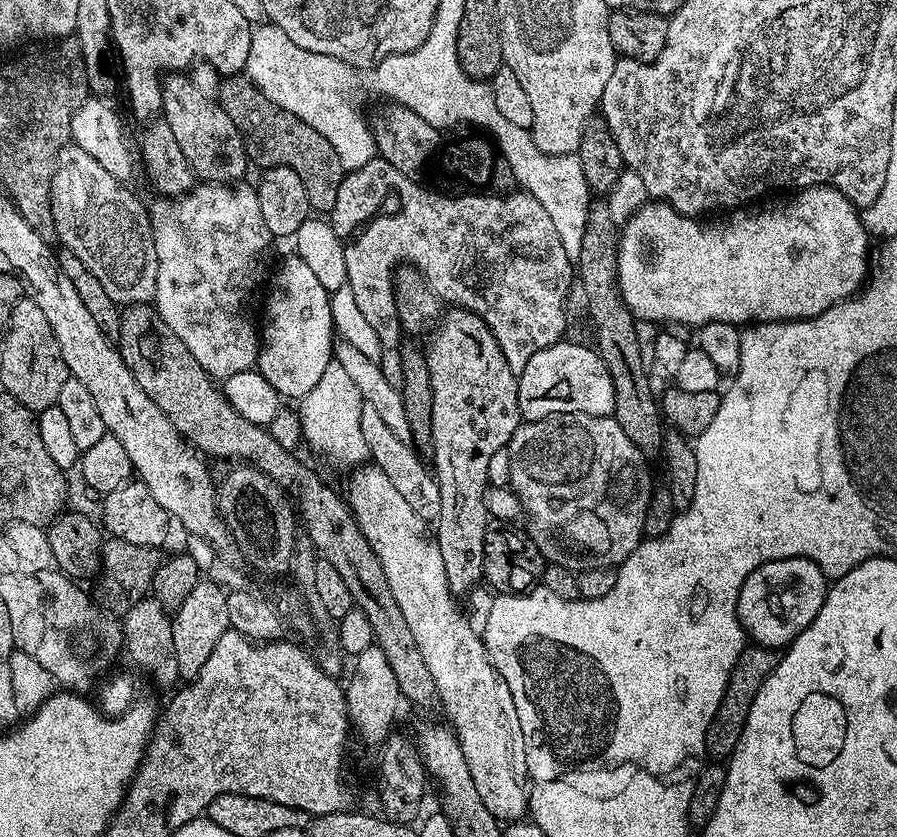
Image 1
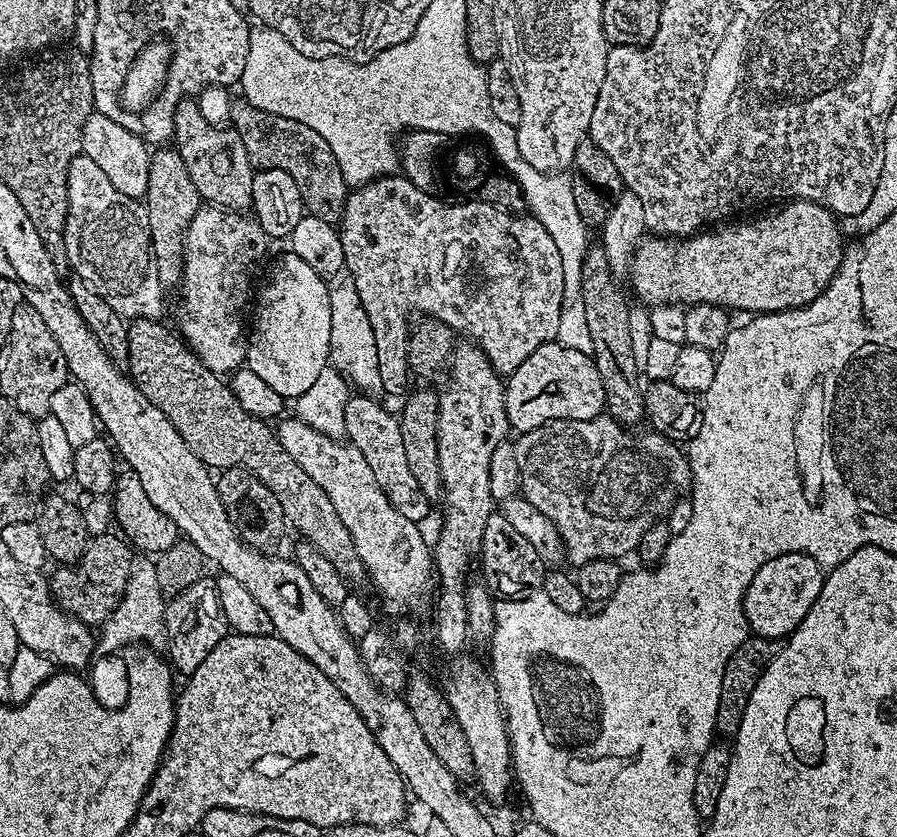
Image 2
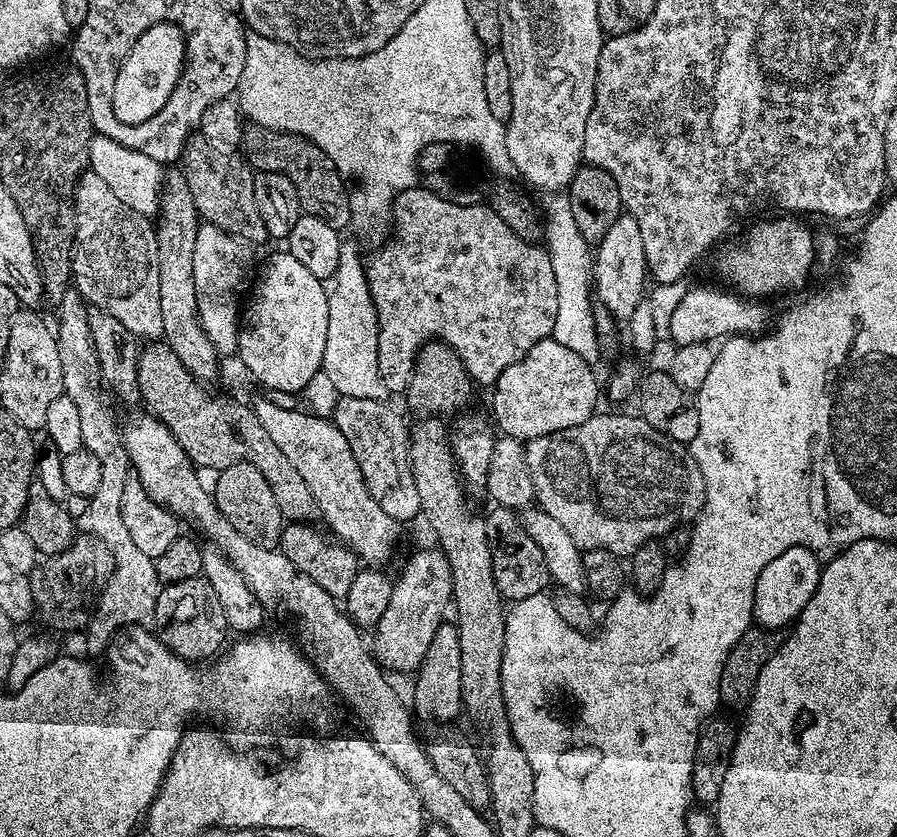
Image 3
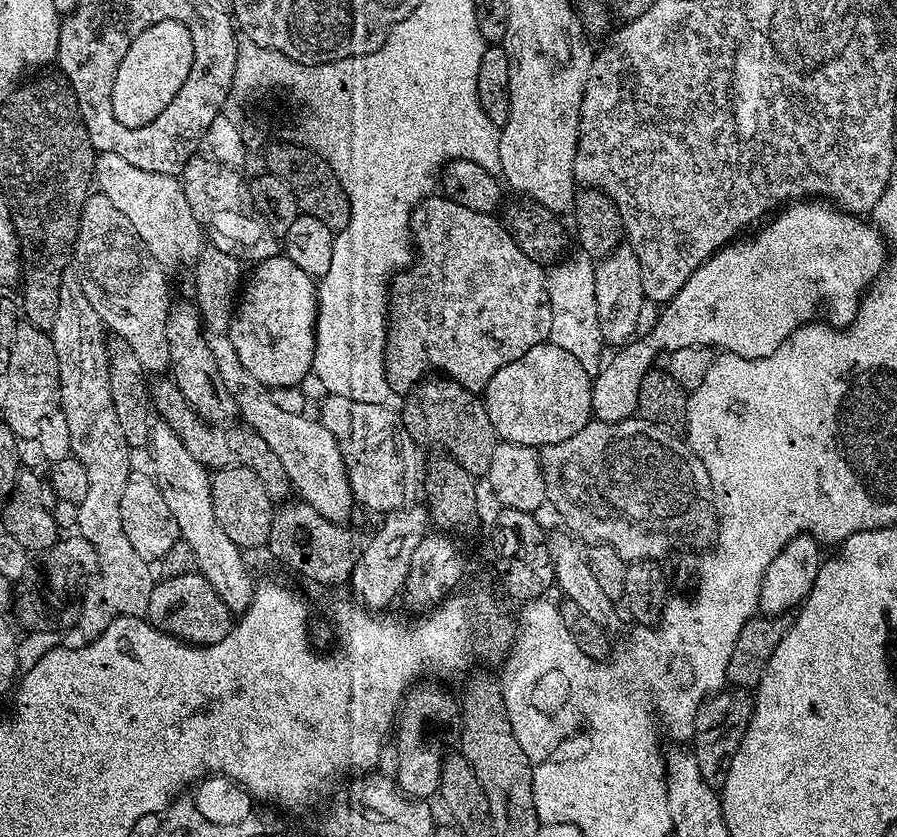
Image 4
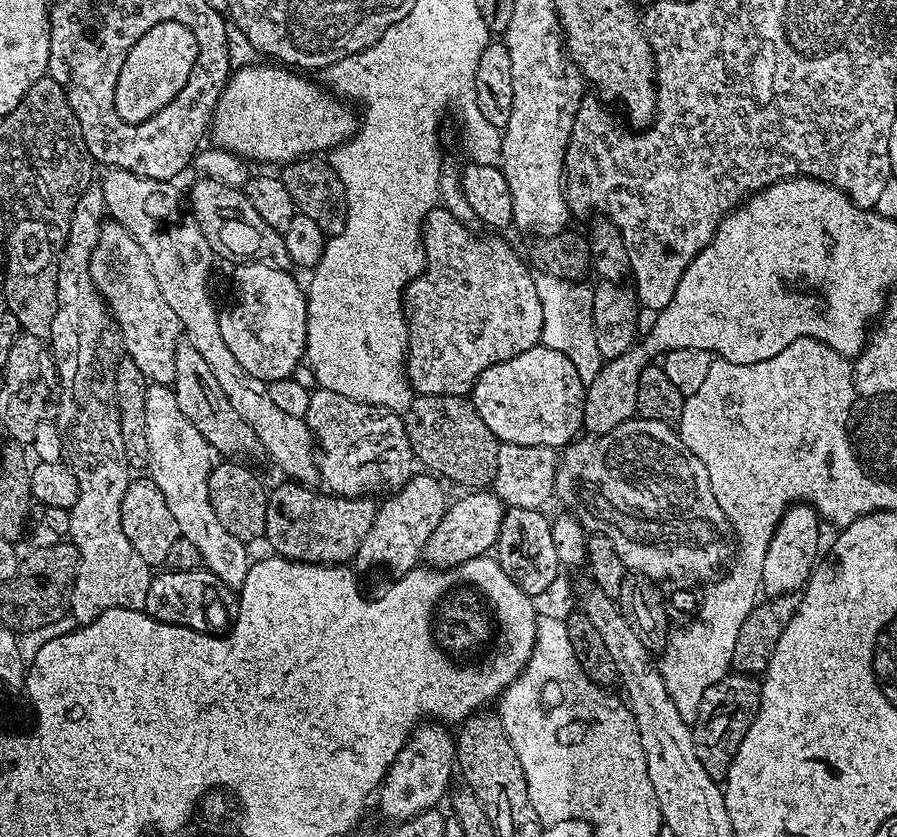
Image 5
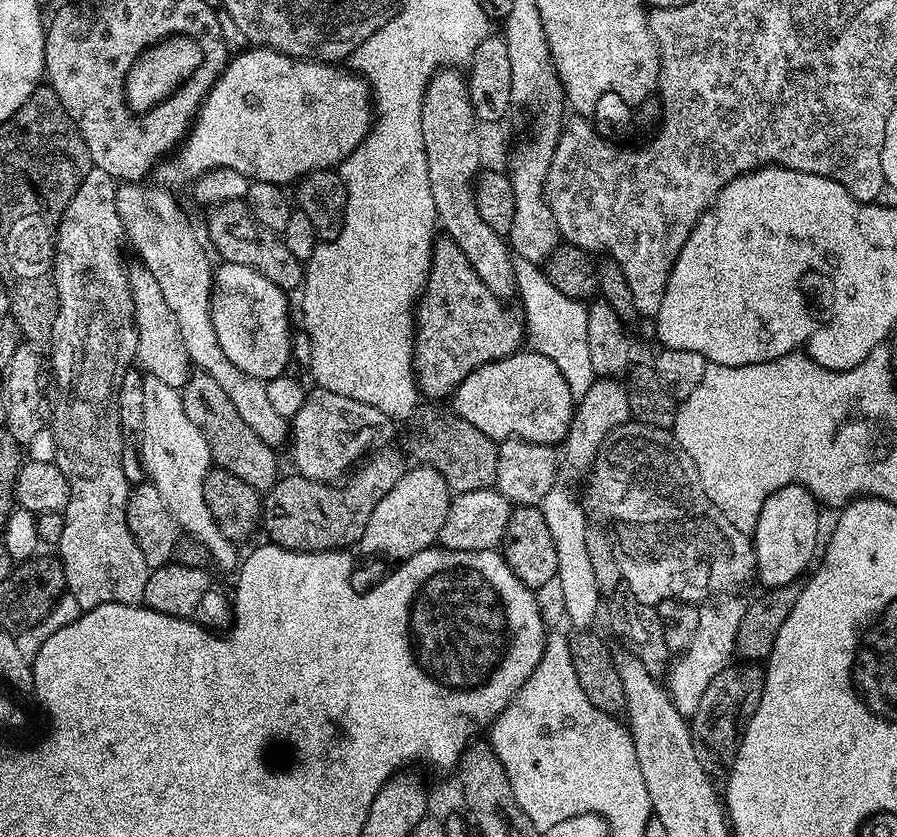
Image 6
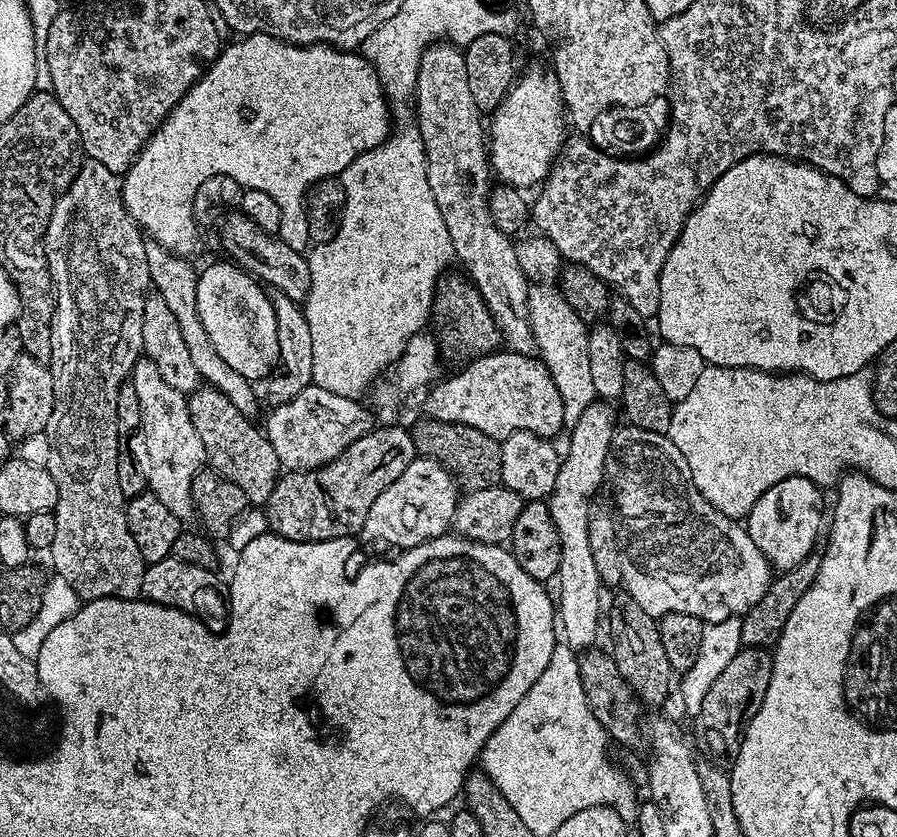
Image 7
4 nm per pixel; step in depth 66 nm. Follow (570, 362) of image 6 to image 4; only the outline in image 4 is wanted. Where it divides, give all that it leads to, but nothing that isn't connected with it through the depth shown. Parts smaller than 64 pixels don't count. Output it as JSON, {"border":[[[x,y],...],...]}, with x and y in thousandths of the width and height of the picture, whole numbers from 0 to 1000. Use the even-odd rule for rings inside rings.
{"border":[[[643,300],[641,305],[634,311],[629,308],[616,314],[610,326],[611,355],[615,367],[613,406],[631,418],[631,423],[644,428],[649,442],[653,442],[653,447],[661,450],[669,446],[671,427],[676,421],[673,405],[667,394],[667,361],[662,356],[664,315],[652,301]]]}

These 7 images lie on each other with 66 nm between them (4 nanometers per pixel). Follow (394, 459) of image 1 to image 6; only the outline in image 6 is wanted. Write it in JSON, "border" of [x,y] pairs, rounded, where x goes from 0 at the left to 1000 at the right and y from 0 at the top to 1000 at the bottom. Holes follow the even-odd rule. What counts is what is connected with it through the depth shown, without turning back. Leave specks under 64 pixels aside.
{"border":[[[349,462],[337,480],[337,487],[323,502],[326,554],[330,558],[327,560],[347,573],[378,575],[411,540],[436,532],[440,527],[437,526],[441,521],[440,510],[443,508],[437,498],[426,495],[426,490],[408,480],[372,471],[362,464]]]}

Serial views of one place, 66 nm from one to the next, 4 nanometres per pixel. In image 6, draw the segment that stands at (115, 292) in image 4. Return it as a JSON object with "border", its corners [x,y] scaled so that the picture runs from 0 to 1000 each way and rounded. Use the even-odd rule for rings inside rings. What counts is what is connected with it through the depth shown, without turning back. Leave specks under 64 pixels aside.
{"border":[[[158,318],[144,319],[143,346],[147,350],[147,382],[152,386],[154,413],[151,434],[164,448],[185,456],[185,461],[204,464],[212,448],[212,431],[207,423],[207,413],[203,413],[198,399],[198,380],[194,380],[190,366],[185,366],[185,356],[181,356],[181,346],[176,346],[176,337],[172,337],[172,327]]]}

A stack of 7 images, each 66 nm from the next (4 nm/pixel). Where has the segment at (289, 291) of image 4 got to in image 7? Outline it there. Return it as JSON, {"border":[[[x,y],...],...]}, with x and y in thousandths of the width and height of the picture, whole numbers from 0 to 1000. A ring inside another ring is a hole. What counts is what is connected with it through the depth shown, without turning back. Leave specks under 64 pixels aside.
{"border":[[[262,313],[253,314],[232,315],[227,321],[222,321],[219,331],[219,374],[221,380],[225,380],[225,389],[230,392],[230,404],[234,404],[234,413],[243,418],[247,432],[252,432],[256,442],[265,442],[270,452],[294,456],[309,443],[312,435],[309,386],[304,382],[301,356],[295,341],[280,325],[272,324]]]}

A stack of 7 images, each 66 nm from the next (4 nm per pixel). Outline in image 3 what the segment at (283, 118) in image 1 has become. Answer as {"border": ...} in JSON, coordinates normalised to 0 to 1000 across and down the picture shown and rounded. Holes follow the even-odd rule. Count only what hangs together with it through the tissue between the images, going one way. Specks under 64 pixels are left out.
{"border":[[[278,147],[270,158],[270,185],[285,205],[304,205],[323,213],[323,217],[328,217],[328,227],[332,227],[334,251],[340,259],[363,265],[363,270],[376,275],[387,274],[391,269],[392,247],[388,221],[377,208],[372,194],[368,194],[361,180],[340,162]]]}

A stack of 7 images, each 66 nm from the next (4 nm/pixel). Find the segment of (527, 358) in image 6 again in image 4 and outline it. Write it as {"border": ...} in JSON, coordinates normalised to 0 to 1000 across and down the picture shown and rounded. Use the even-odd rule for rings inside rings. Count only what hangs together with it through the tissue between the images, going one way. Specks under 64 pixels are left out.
{"border":[[[608,409],[586,418],[582,428],[560,437],[551,452],[540,462],[537,477],[542,485],[542,495],[546,495],[546,504],[551,509],[557,526],[567,526],[582,533],[595,536],[608,535],[611,530],[631,528],[661,501],[660,496],[660,450],[649,442],[644,428],[631,423],[618,410]]]}

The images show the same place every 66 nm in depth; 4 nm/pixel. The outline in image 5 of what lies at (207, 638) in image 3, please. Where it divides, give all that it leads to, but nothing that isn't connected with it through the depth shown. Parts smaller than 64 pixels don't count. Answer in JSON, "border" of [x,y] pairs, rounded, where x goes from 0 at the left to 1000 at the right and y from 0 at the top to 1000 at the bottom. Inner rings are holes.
{"border":[[[178,681],[171,687],[167,705],[163,705],[159,730],[171,736],[173,741],[179,741],[186,746],[207,748],[217,755],[241,757],[253,751],[256,746],[256,726],[255,731],[253,726],[254,712],[256,712],[256,704],[234,682]]]}

